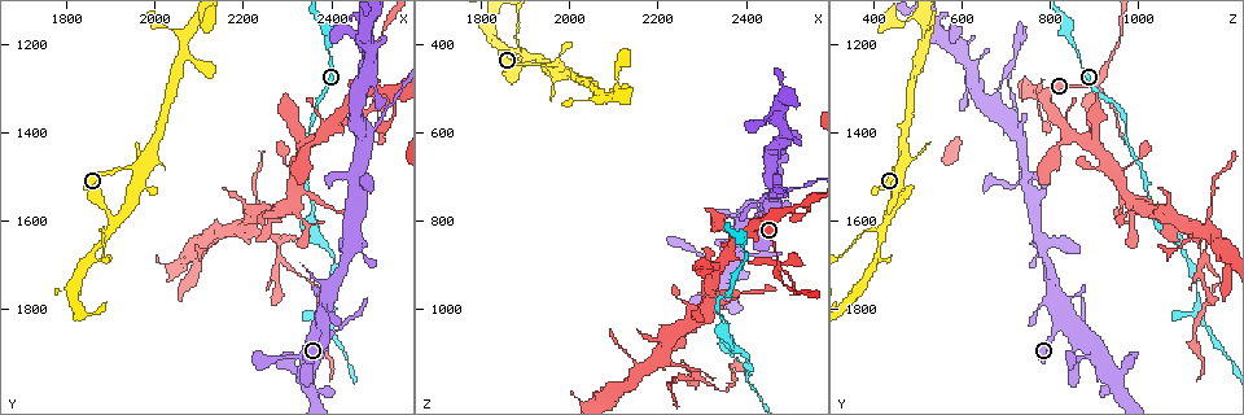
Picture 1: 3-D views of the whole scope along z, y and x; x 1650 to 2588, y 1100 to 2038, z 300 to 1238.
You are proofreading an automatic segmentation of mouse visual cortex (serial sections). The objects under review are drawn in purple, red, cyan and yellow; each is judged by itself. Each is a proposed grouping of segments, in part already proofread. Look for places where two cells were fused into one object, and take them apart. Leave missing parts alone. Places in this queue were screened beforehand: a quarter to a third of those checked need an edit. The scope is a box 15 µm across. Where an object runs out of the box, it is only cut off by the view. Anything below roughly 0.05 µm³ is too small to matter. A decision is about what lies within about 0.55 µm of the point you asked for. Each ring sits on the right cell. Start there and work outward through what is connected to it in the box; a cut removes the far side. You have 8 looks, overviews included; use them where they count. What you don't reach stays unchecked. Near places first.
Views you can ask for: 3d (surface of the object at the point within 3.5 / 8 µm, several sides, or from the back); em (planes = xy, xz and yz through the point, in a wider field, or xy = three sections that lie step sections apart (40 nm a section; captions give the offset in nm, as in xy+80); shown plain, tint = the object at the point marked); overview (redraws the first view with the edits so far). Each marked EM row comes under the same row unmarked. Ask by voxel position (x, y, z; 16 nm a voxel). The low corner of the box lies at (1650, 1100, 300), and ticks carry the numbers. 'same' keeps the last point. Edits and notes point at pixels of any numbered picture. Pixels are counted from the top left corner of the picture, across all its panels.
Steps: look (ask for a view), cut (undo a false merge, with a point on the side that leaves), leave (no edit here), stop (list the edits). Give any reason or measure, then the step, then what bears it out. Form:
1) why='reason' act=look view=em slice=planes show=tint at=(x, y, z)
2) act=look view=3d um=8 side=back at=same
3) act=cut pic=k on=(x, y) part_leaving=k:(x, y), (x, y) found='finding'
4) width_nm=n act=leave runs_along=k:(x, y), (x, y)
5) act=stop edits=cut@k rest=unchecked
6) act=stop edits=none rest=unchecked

why='abrupt turn' act=look view=3d um=3.5 at=(1960, 1480, 460)

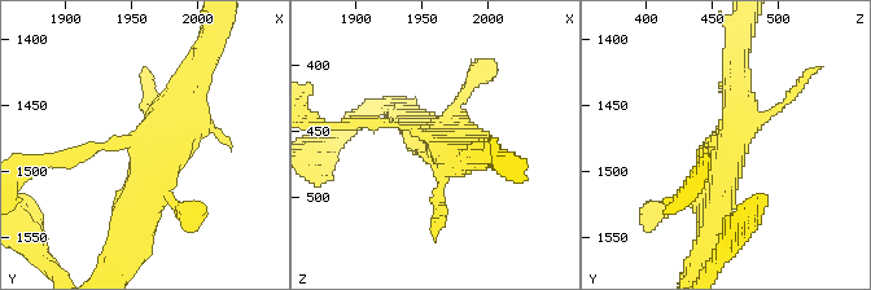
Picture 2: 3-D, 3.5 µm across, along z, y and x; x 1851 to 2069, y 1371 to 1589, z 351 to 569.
act=leave runs_along=2:(66, 156), (149, 140), (193, 73) found='continuous, no second cell'

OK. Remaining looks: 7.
why='four arms meet' act=look view=3d um=3.5 side=back at=(2285, 1675, 1145)

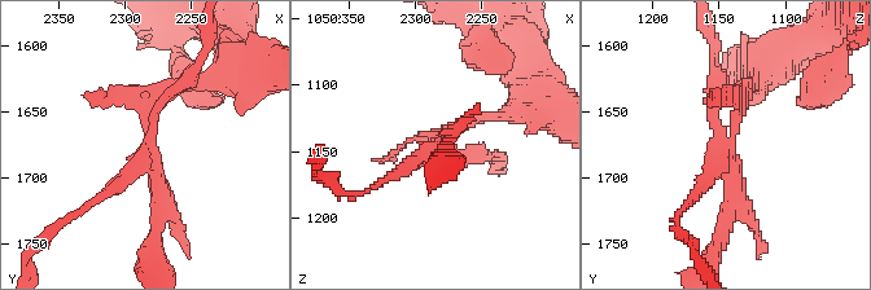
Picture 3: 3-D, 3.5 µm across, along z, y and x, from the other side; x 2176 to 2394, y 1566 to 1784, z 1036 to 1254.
act=look view=em slice=xy step=2 show=tint at=(2280, 1676, 1144)

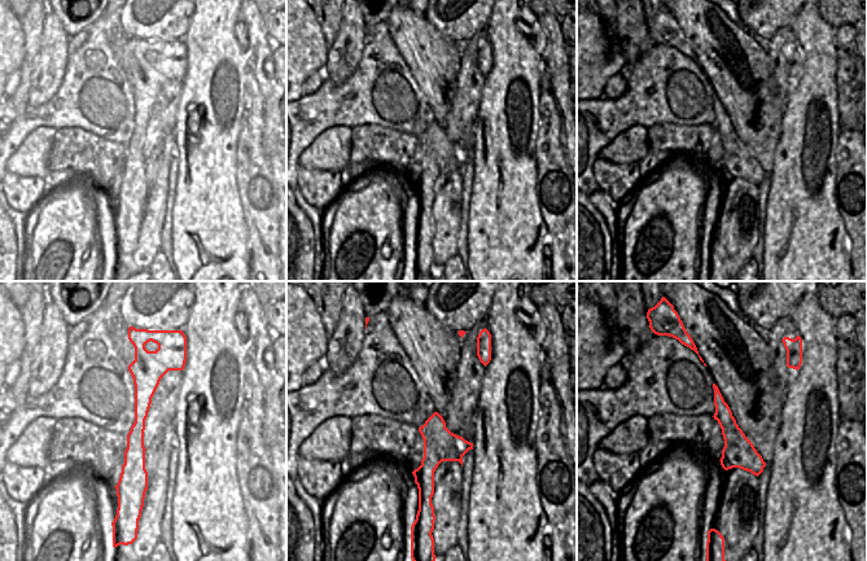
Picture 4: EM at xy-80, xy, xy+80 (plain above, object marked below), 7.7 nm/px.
width_nm=260 act=cut pic=3 on=(480, 149) part_leaving=3:(440, 136), (436, 146), (368, 189) found='a second cell is stuck on'

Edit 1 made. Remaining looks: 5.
act=look view=3d um=3.5 at=(2465, 1295, 890)

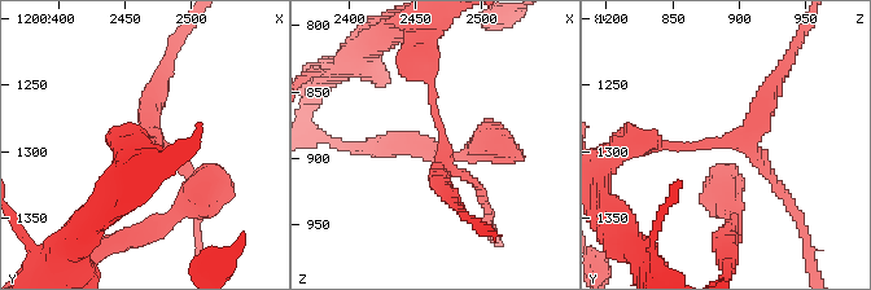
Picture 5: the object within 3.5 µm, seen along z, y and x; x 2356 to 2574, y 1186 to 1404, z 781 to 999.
why='now the EM' act=look view=em slice=xy step=3 show=tint at=(2470, 1294, 888)

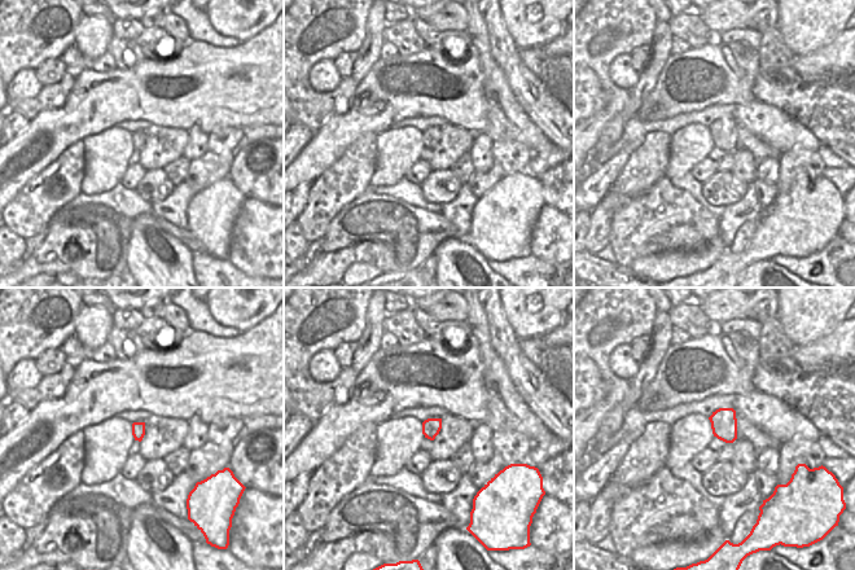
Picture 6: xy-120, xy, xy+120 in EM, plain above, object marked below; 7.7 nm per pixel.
act=cut pic=5 on=(144, 122) part_leaving=5:(700, 143), (744, 135), (783, 67) found='two cells meet here'

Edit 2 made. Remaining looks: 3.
act=stop edits=cut@3,cut@5 rest=unchecked

